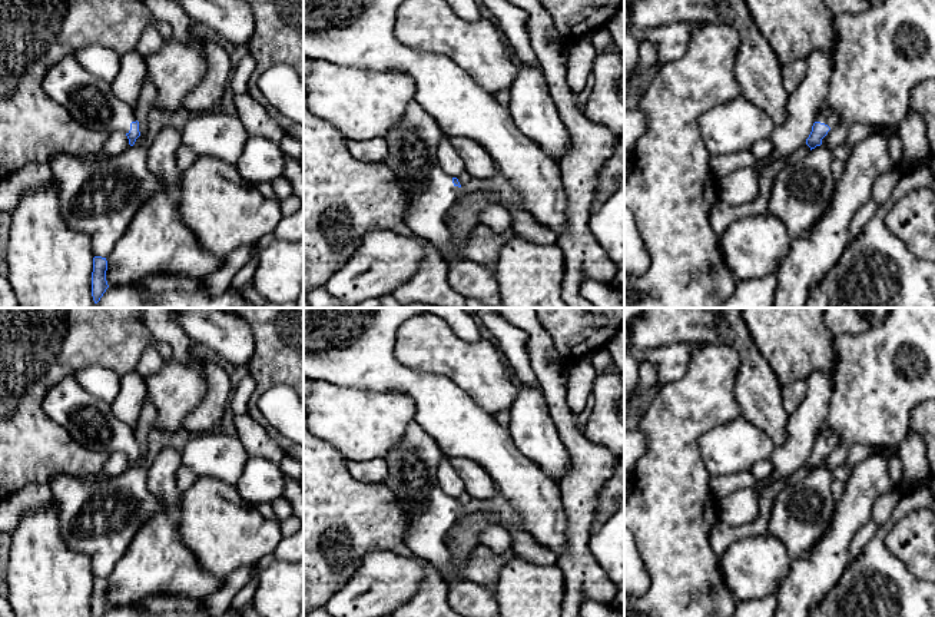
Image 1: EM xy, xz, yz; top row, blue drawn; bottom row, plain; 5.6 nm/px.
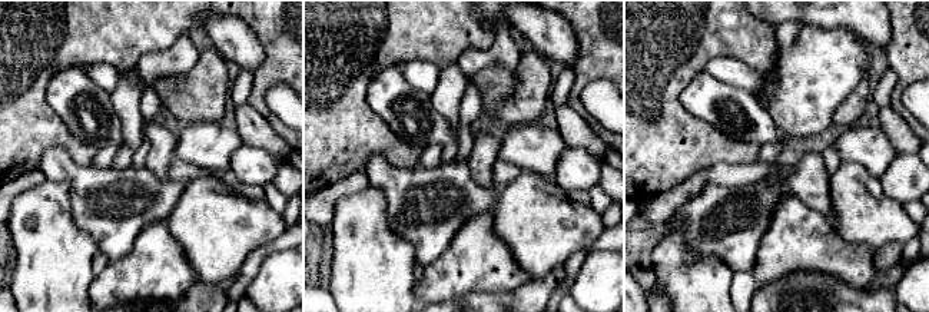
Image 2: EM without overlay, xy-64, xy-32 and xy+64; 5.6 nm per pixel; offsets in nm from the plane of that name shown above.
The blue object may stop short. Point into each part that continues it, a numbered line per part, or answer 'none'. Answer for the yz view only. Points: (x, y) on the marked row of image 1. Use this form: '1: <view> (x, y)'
1: yz (826, 115)

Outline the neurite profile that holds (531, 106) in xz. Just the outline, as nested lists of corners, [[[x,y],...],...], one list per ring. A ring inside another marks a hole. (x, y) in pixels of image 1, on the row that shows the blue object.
[[[515,62],[508,110],[517,127],[541,150],[558,160],[568,149],[568,132],[560,117],[541,69]]]

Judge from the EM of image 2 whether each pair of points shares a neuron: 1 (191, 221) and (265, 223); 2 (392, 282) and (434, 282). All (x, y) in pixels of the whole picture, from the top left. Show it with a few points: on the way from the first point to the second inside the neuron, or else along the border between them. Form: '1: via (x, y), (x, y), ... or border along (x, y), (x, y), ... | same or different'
1: via (209, 221), (246, 219) | same
2: border along (415, 281), (414, 296) | different

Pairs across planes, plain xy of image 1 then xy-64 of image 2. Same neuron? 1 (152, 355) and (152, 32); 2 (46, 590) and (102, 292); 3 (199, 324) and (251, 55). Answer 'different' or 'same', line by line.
1: different
2: different
3: same

